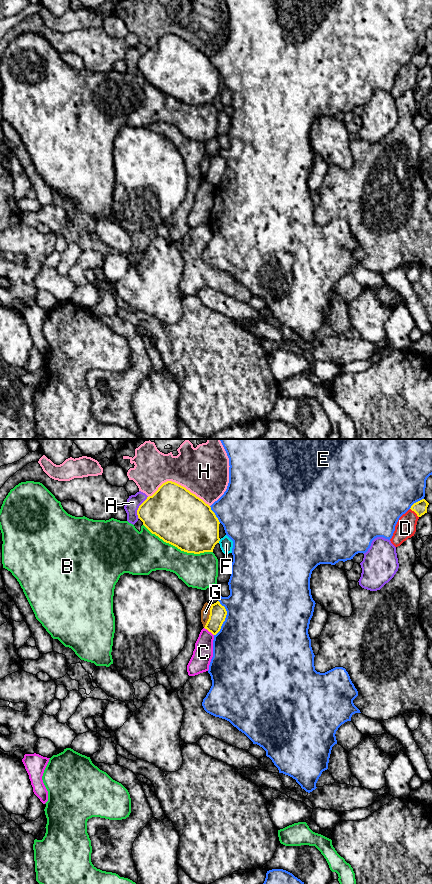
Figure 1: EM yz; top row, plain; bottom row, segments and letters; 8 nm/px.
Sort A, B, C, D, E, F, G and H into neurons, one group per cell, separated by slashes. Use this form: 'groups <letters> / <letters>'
groups A / B / C / D / E / F / G / H

